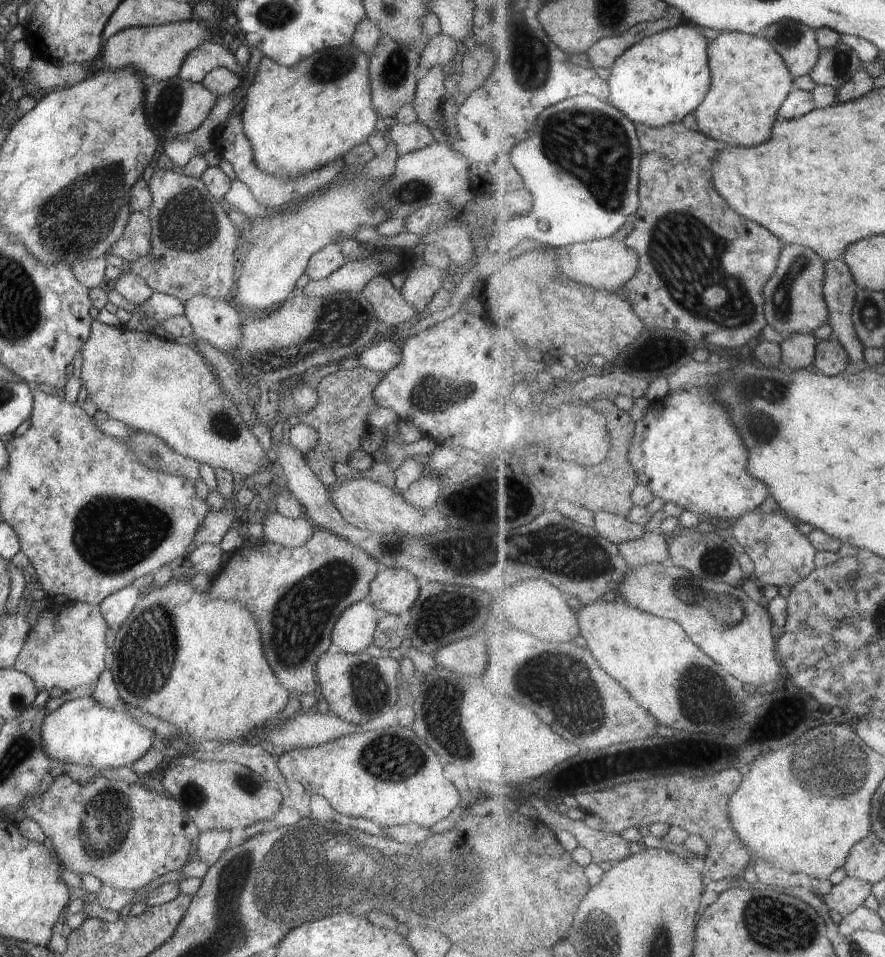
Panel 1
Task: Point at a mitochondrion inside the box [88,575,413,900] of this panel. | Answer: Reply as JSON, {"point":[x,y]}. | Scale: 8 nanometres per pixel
{"point":[144,668]}

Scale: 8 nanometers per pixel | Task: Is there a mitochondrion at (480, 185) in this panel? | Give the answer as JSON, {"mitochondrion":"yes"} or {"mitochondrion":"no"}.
{"mitochondrion":"no"}

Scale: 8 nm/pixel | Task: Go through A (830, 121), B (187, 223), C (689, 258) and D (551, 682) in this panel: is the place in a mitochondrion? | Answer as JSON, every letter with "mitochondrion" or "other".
{"A":"other","B":"mitochondrion","C":"mitochondrion","D":"mitochondrion"}

